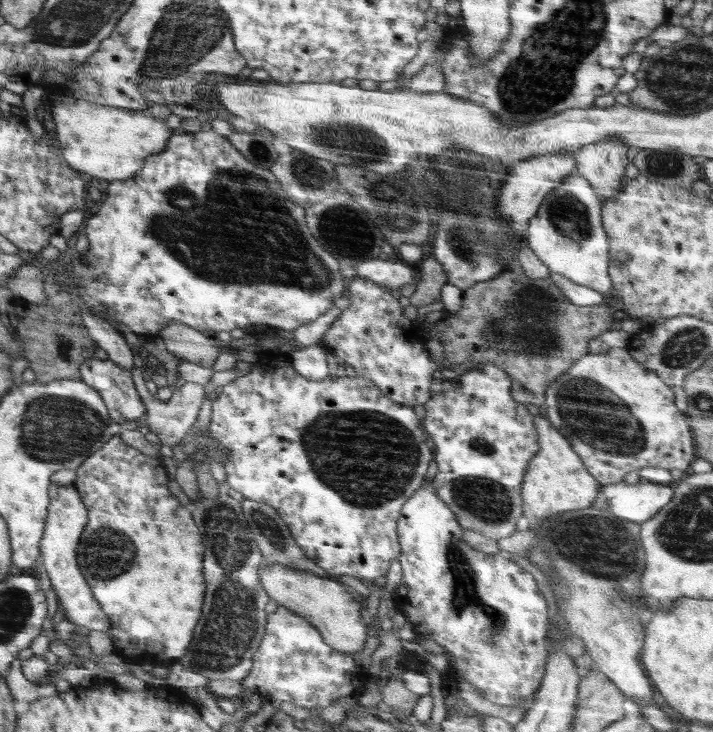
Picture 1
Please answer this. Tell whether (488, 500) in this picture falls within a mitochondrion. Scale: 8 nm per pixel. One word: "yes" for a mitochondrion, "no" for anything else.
yes

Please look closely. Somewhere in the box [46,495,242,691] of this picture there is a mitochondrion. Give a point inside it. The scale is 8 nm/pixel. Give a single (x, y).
(106, 554)

